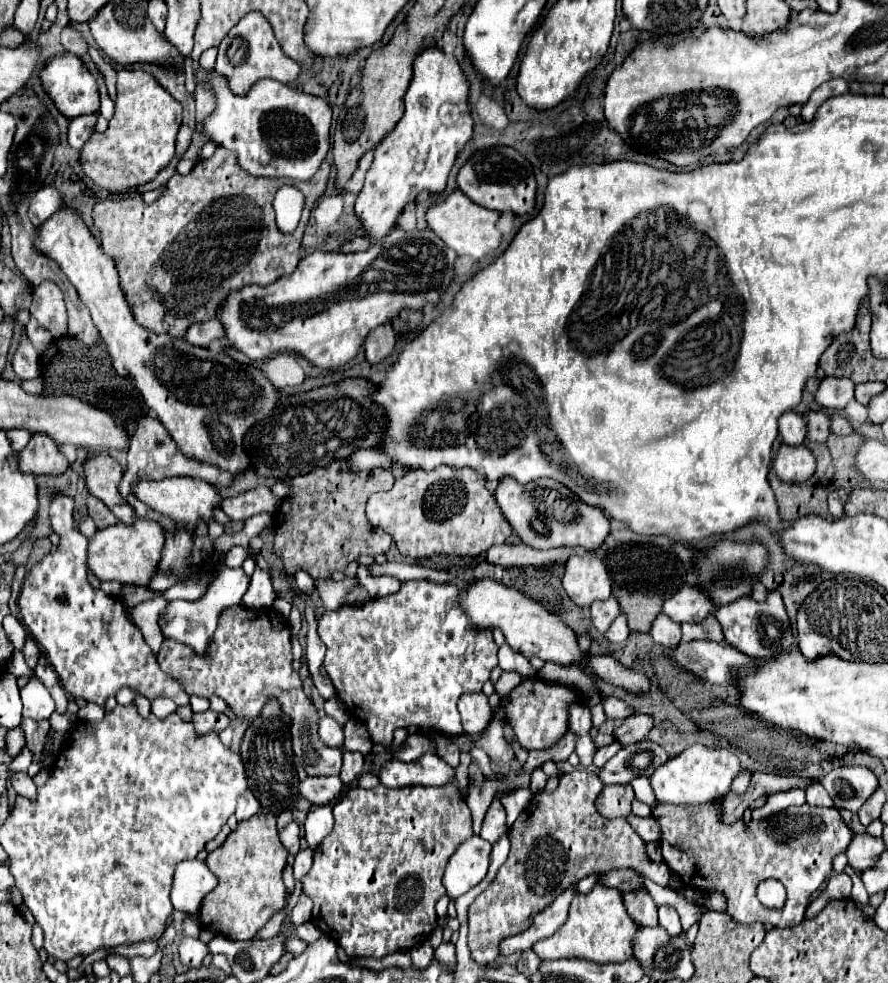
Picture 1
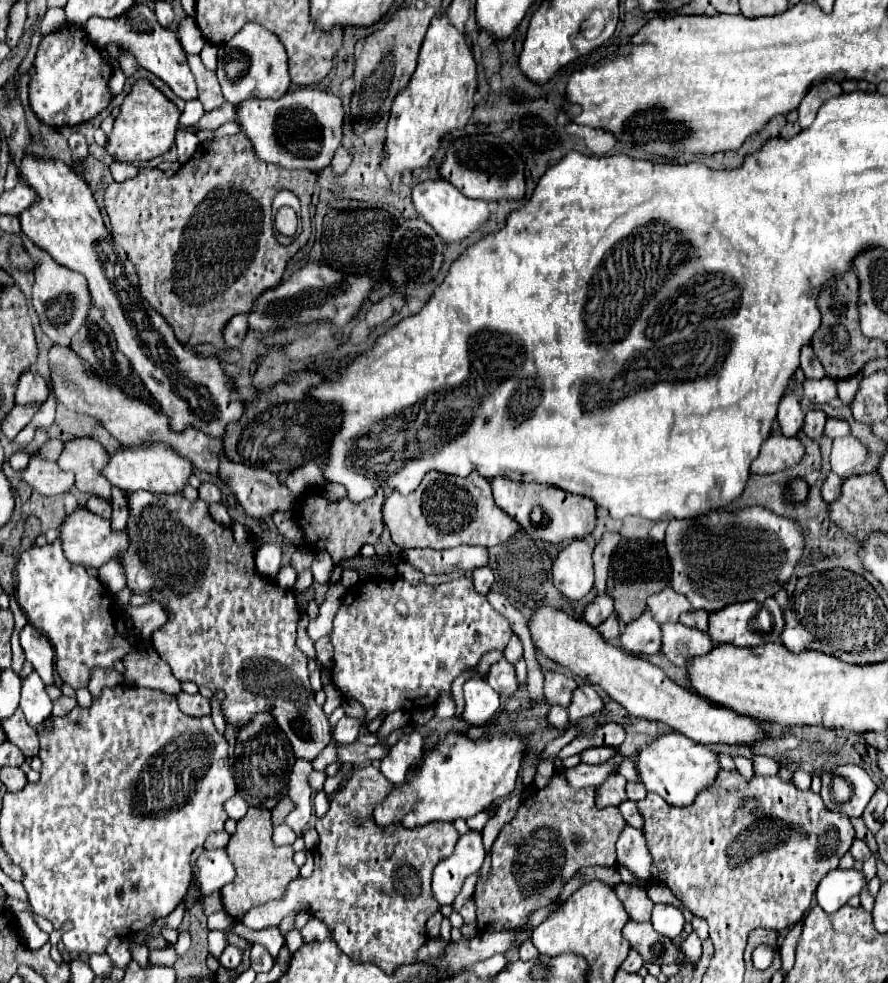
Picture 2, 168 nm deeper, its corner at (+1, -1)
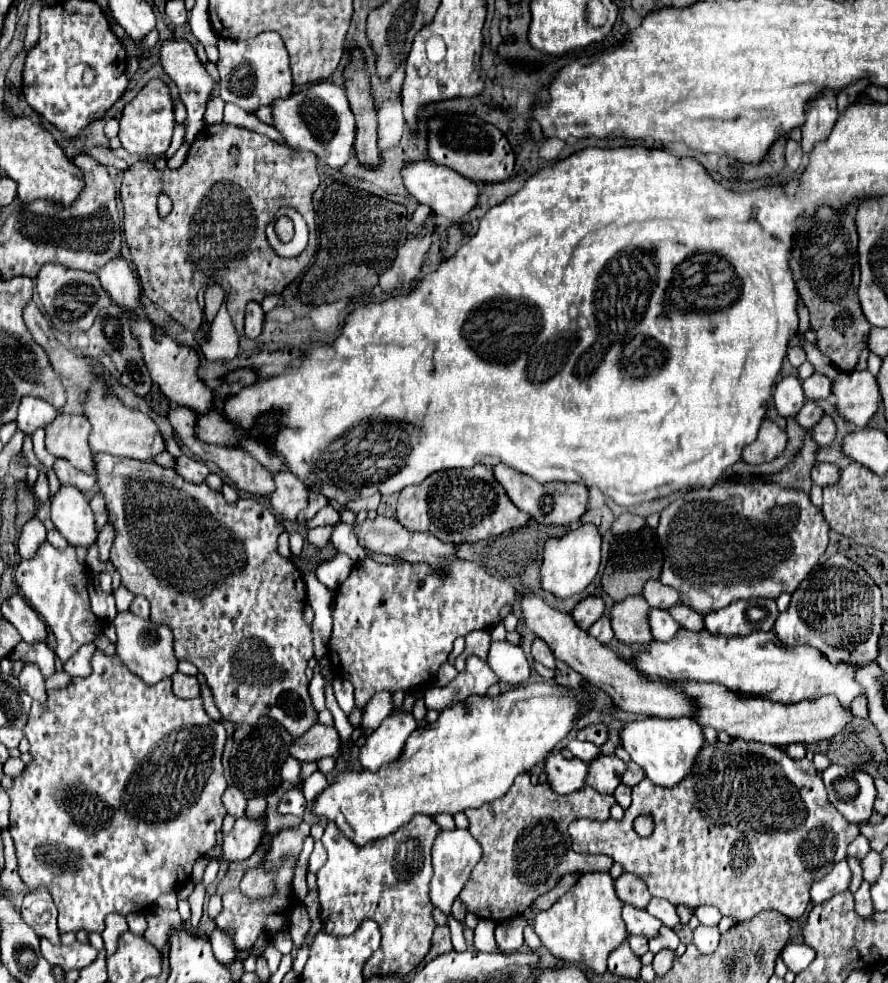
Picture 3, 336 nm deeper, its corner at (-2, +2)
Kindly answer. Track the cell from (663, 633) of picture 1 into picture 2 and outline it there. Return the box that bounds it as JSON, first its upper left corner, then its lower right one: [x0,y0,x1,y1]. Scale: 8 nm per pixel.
[622,612,662,654]

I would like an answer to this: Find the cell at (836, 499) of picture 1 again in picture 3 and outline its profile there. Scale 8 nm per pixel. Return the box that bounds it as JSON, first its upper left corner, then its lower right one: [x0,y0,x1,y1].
[811,463,839,487]

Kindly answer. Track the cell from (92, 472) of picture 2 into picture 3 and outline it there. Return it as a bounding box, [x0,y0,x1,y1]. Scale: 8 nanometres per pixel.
[45,413,95,473]

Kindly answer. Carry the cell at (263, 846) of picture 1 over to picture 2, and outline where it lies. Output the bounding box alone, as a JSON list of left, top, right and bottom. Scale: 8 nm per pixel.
[220,808,298,922]

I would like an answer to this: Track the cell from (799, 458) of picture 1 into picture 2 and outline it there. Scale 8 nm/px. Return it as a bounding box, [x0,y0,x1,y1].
[752,434,806,474]

